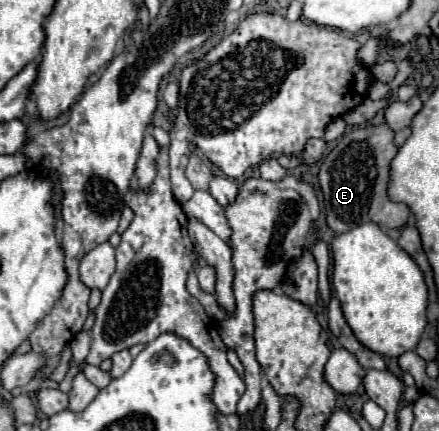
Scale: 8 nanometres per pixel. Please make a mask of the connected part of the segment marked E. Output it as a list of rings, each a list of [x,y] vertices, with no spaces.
[[[388,124],[354,128],[340,136],[320,164],[320,188],[324,196],[326,222],[334,232],[348,232],[358,224],[374,220],[382,228],[402,228],[410,216],[406,204],[396,204],[388,198],[390,162],[398,154],[394,130]]]

